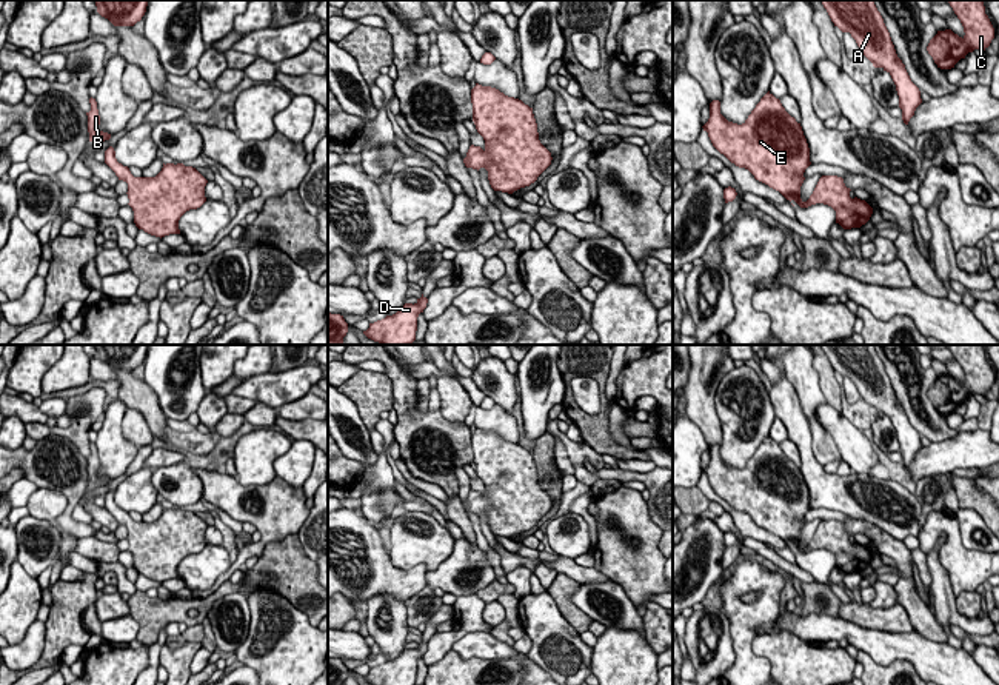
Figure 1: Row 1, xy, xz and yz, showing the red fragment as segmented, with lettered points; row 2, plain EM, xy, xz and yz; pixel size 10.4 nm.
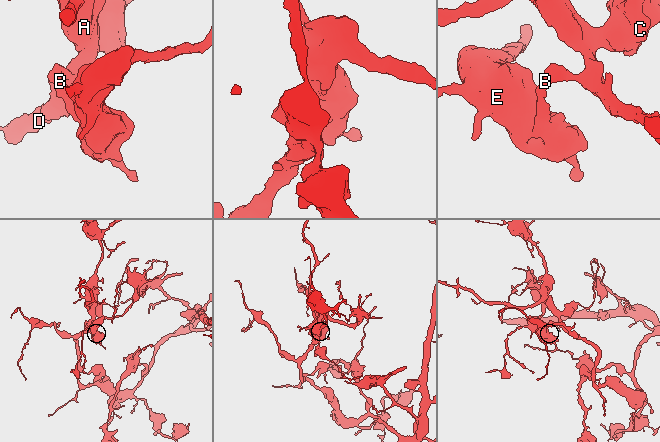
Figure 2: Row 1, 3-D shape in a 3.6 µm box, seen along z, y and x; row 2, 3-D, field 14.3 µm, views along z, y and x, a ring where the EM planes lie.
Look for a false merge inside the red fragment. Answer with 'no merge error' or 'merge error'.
no merge error

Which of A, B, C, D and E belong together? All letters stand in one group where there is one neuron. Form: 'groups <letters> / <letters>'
groups A B C D E

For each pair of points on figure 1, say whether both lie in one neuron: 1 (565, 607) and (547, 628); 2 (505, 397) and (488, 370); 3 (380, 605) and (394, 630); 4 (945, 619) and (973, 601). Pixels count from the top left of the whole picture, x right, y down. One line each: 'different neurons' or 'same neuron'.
1: different neurons
2: same neuron
3: same neuron
4: different neurons

